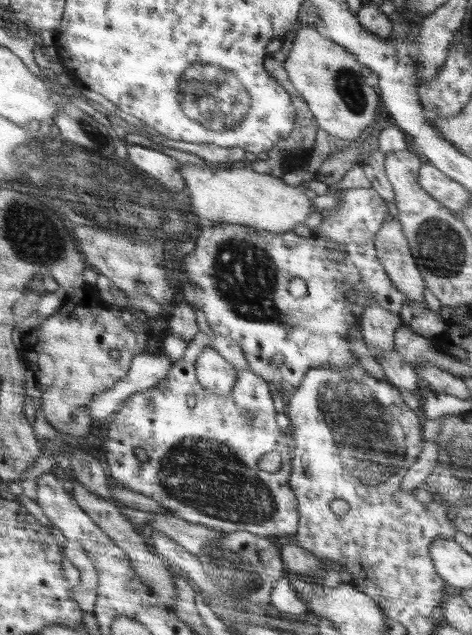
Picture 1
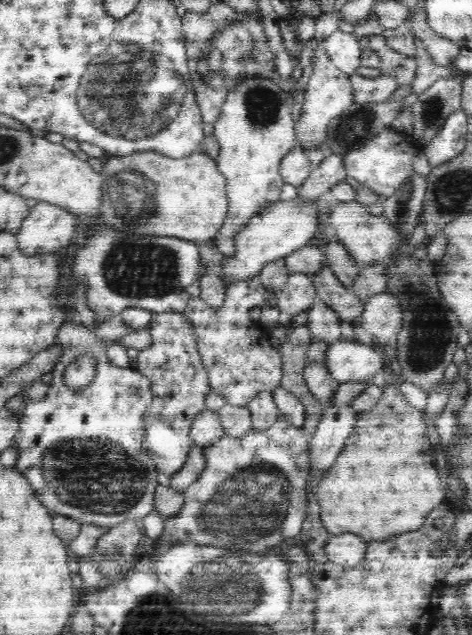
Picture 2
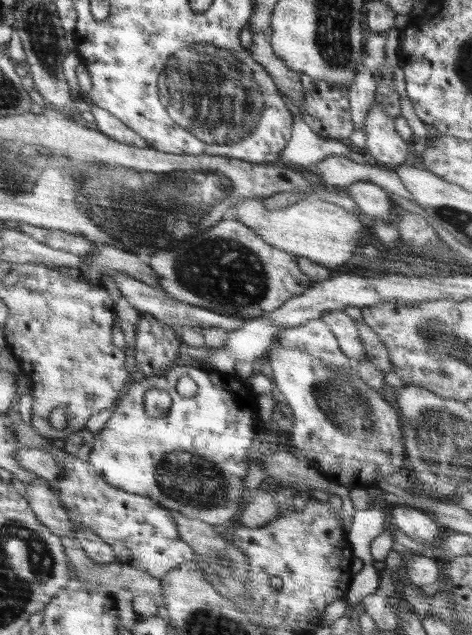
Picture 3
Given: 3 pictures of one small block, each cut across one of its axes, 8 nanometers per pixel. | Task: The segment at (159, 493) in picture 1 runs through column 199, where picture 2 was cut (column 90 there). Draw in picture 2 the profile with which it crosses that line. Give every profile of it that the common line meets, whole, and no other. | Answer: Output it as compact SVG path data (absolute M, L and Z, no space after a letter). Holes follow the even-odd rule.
M68 320L64 323L60 327L57 340L55 342L62 347L62 354L60 354L58 362L54 364L54 368L51 370L52 381L49 385L48 394L41 400L26 399L18 412L20 424L18 424L18 432L16 432L16 434L14 434L14 438L12 438L12 443L14 443L14 445L16 445L16 449L18 449L18 458L16 458L14 466L20 473L23 474L24 477L27 478L32 488L34 488L37 493L40 492L41 504L48 508L51 515L54 514L54 516L60 516L60 514L62 514L62 516L68 516L73 520L80 521L81 523L92 523L106 528L116 526L126 520L134 520L138 522L155 510L154 496L158 485L159 472L155 467L154 461L150 458L150 454L146 452L142 446L146 434L145 430L148 420L149 406L152 404L152 385L150 385L150 379L144 376L137 368L133 369L131 367L122 368L114 366L114 364L112 364L107 357L107 347L109 344L98 339L97 336L90 331L90 329L84 327L84 325L78 321ZM84 353L88 353L90 357L94 357L94 359L96 359L97 374L94 378L94 382L92 382L86 390L82 390L82 392L78 392L78 394L73 394L73 392L65 390L65 385L62 384L62 378L67 366L71 362L74 362L78 356Z

